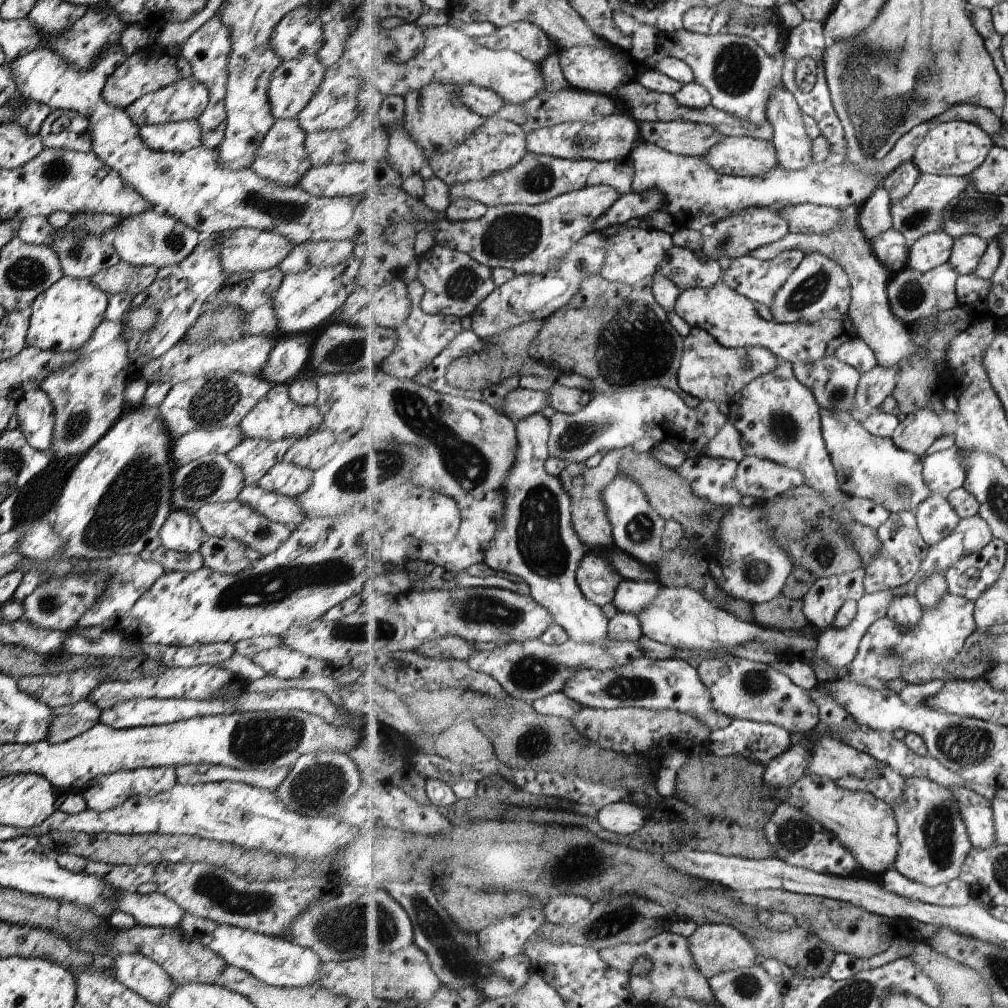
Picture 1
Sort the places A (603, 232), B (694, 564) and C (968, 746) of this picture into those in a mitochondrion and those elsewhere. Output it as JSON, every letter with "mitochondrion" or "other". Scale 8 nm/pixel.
{"A":"other","B":"other","C":"mitochondrion"}

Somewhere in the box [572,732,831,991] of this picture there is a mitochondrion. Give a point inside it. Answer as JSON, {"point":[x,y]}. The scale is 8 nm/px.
{"point":[612,922]}

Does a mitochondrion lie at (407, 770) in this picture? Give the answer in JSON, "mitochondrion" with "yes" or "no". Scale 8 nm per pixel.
{"mitochondrion":"no"}

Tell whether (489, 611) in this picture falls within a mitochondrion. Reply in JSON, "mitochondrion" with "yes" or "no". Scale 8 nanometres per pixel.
{"mitochondrion":"yes"}

